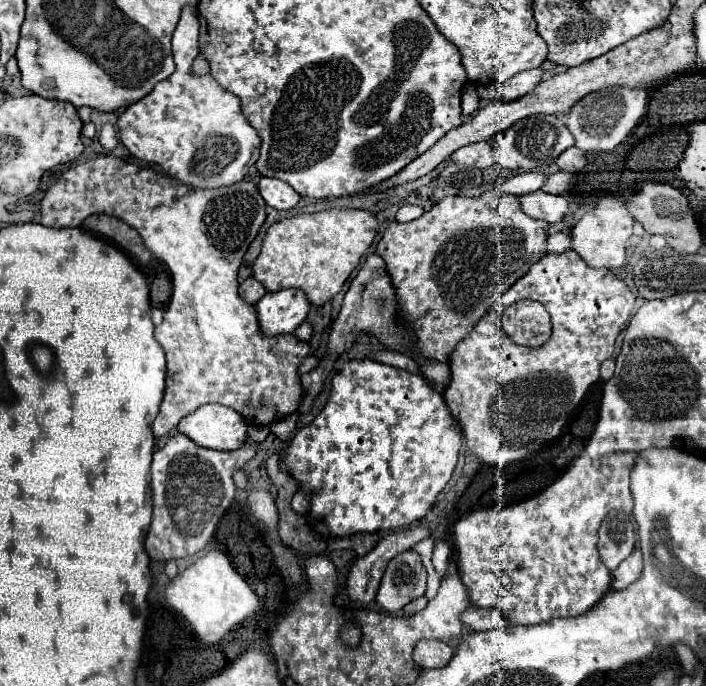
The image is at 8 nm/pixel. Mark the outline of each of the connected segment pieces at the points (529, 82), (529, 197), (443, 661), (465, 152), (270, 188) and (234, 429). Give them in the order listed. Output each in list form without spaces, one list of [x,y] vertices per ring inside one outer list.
[[[529,69],[523,73],[517,73],[515,77],[499,83],[499,93],[501,99],[505,101],[515,101],[527,93],[531,93],[535,89],[535,85],[541,81],[543,71],[541,69]]]
[[[533,191],[519,197],[521,211],[533,219],[543,219],[549,223],[557,223],[565,217],[569,203],[561,195],[549,195],[545,191]]]
[[[423,639],[415,645],[413,649],[413,661],[423,667],[445,667],[453,657],[453,649],[445,641],[435,641],[435,639]]]
[[[483,141],[483,143],[471,143],[467,147],[461,147],[459,151],[455,151],[451,155],[453,161],[459,161],[463,165],[469,167],[477,167],[477,169],[487,169],[491,165],[495,165],[495,153],[491,143]]]
[[[261,177],[259,191],[261,191],[263,199],[267,201],[267,205],[271,205],[273,209],[279,209],[279,211],[293,209],[301,199],[299,193],[291,185],[287,185],[281,179],[275,179],[275,177]]]
[[[207,403],[189,417],[181,419],[177,429],[201,447],[233,451],[245,443],[247,425],[241,413],[237,413],[235,409],[217,403]]]

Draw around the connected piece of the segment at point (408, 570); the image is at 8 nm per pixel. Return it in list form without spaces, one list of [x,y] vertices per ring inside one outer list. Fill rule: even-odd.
[[[403,551],[387,565],[379,591],[377,605],[387,613],[401,611],[409,601],[425,595],[427,571],[421,565],[421,557],[415,551]],[[415,565],[415,567],[411,567]]]

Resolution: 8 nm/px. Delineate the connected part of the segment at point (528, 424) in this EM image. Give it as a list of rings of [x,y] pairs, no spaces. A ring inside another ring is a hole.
[[[575,251],[545,255],[539,259],[527,275],[501,295],[495,307],[491,307],[489,313],[475,325],[471,335],[465,337],[451,353],[451,381],[443,399],[453,419],[463,427],[469,449],[485,464],[506,466],[535,453],[547,441],[553,441],[559,433],[561,435],[561,427],[567,423],[569,415],[575,416],[589,387],[599,379],[599,365],[613,355],[615,339],[627,325],[633,305],[635,295],[621,279],[617,279],[609,269],[591,269]],[[523,299],[539,301],[551,313],[553,335],[541,349],[515,345],[503,333],[499,317],[509,305]]]

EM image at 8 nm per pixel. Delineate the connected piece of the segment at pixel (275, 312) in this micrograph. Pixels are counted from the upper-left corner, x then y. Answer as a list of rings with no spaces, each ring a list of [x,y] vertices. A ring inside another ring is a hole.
[[[285,289],[265,293],[255,305],[257,321],[265,337],[279,337],[293,333],[309,313],[309,301],[299,289]]]

